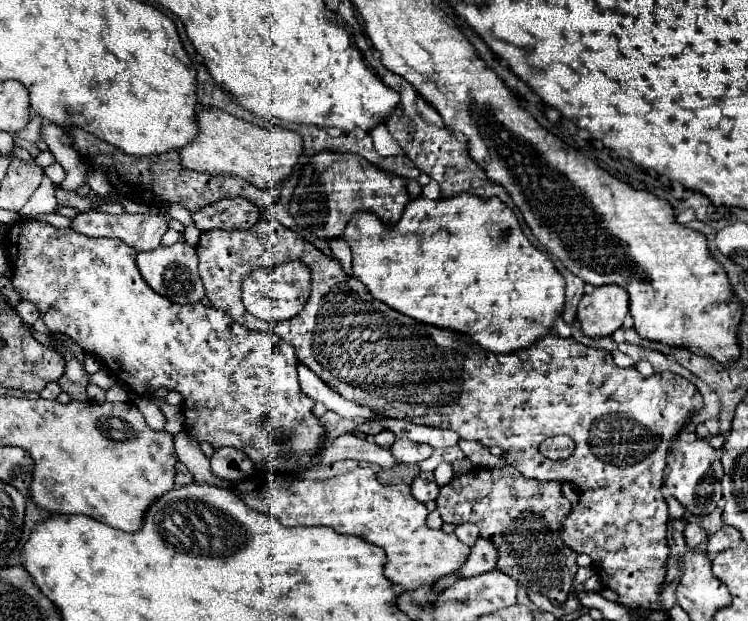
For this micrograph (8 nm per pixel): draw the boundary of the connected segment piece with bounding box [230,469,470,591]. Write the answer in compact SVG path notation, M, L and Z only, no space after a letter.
M356 469L352 473L344 473L344 475L330 477L330 479L318 479L318 481L298 479L296 473L268 473L268 481L266 481L266 473L258 473L248 479L232 483L230 491L236 493L236 497L240 497L250 509L272 515L286 527L326 525L338 533L344 533L344 535L354 533L354 535L362 537L364 541L382 547L388 557L388 579L394 585L398 585L398 589L402 589L402 591L410 591L420 585L434 583L448 573L458 573L458 567L470 553L470 547L464 545L462 541L458 541L458 537L454 533L446 535L444 531L434 531L426 525L426 515L428 515L426 505L412 497L410 485L406 485L406 483L382 485L382 483L378 483L376 473L372 469Z

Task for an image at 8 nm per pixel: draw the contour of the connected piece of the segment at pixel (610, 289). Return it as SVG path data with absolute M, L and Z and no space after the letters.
M616 285L594 287L592 293L586 293L578 303L578 319L584 335L588 337L606 337L622 327L622 321L628 313L628 293Z

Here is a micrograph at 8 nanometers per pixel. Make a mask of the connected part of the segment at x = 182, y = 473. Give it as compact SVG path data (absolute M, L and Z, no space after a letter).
M176 463L176 475L174 475L174 483L176 483L176 487L182 487L182 485L188 485L188 483L192 483L192 475L190 475L190 471L186 469L186 465L184 463Z

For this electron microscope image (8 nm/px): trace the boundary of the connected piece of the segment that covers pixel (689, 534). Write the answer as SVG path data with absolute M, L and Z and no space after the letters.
M688 525L686 527L686 543L692 545L692 547L698 547L700 543L704 543L708 539L708 533L698 527L698 525Z

